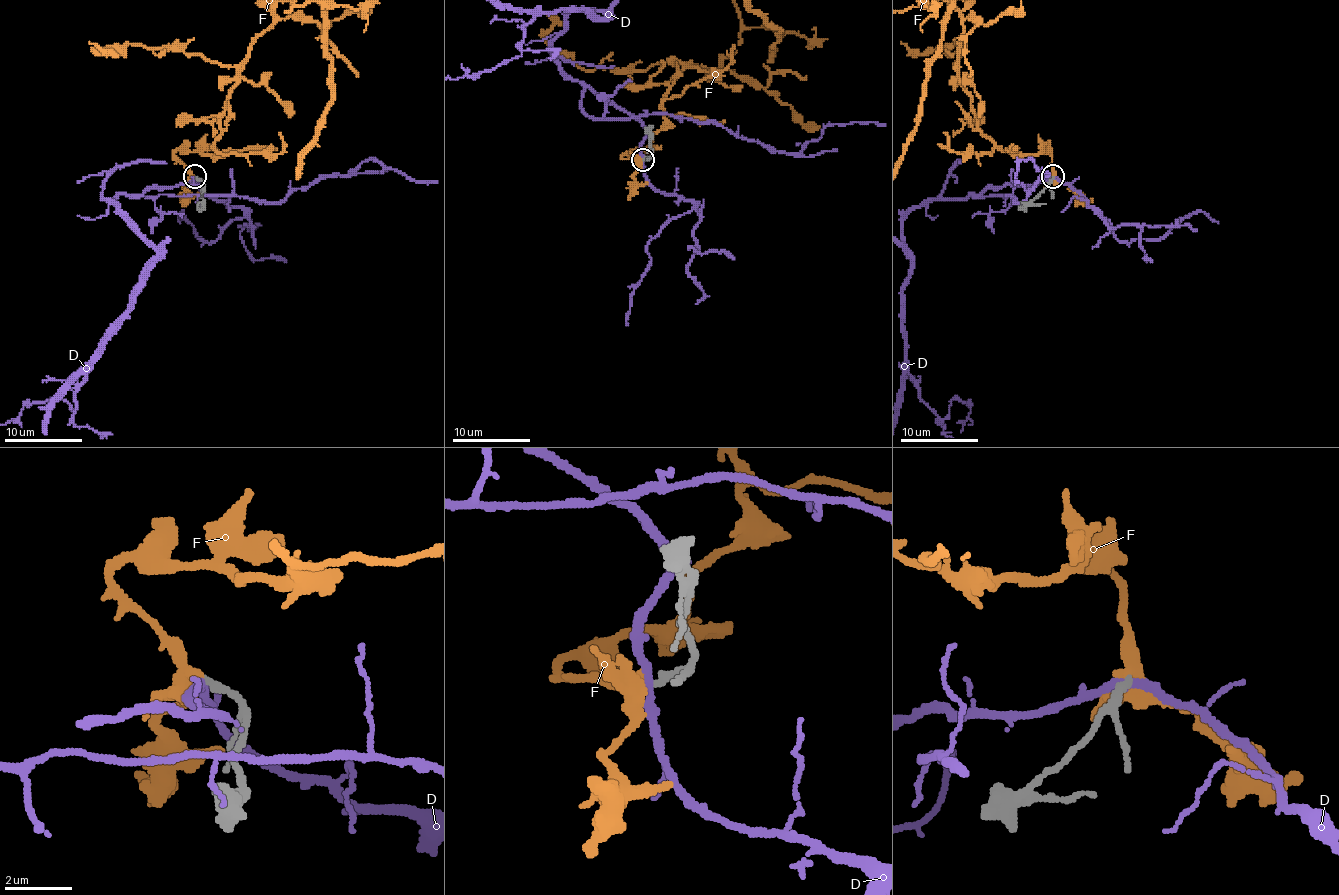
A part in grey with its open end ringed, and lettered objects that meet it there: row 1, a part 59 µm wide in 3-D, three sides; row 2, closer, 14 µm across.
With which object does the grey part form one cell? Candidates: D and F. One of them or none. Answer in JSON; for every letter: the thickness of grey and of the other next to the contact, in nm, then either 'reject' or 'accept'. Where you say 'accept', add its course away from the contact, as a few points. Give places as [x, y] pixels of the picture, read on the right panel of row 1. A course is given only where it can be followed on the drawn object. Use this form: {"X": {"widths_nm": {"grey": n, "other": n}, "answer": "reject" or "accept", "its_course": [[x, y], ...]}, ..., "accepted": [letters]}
{"D": {"widths_nm": {"grey": 240, "other": 240}, "answer": "reject"}, "F": {"widths_nm": {"grey": 240, "other": 280}, "answer": "accept"}, "accepted": ["F"]}

